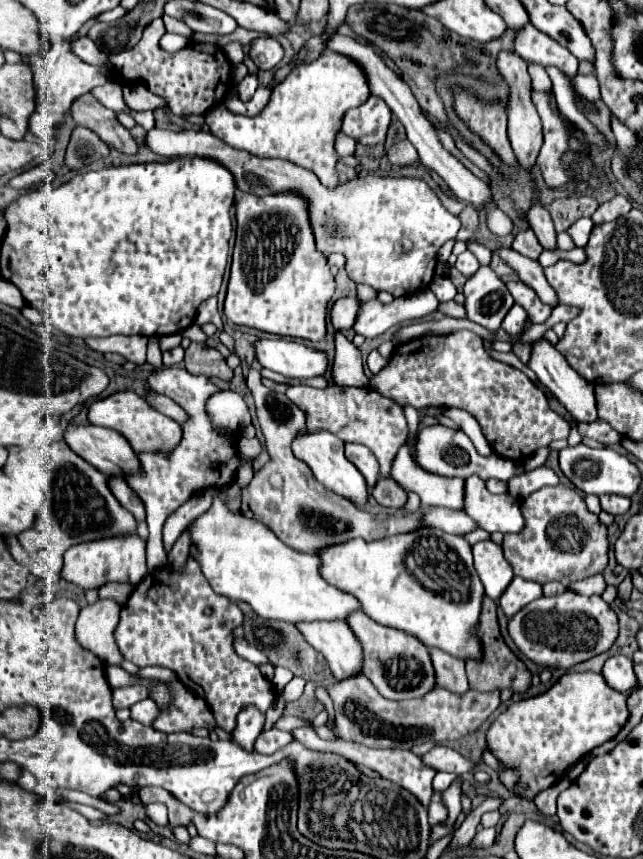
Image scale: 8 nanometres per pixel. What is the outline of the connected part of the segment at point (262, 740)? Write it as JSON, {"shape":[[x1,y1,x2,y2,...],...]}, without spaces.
{"shape":[[275,728,263,730,261,736,255,740,255,752,271,754,271,752,277,752,279,748,287,746,291,740,293,740,291,732,281,732,281,730,275,730]]}

